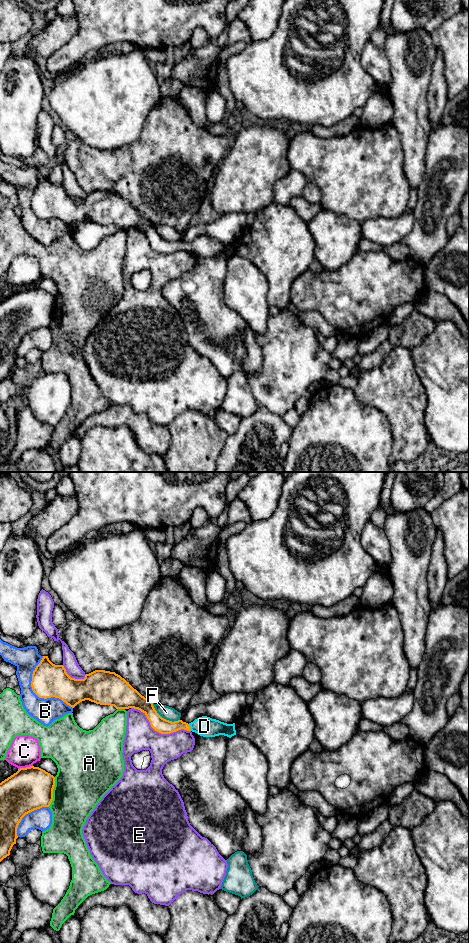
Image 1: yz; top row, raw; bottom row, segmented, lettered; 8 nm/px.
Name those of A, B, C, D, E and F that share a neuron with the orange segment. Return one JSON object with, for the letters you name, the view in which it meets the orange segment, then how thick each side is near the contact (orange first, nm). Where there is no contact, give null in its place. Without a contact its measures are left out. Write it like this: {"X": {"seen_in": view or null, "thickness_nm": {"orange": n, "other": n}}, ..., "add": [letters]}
{"D": {"seen_in": "yz", "thickness_nm": {"orange": 120, "other": 160}}, "add": ["D"]}

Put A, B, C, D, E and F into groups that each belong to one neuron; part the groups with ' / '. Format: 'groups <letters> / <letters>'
groups A / B / C / D / E / F

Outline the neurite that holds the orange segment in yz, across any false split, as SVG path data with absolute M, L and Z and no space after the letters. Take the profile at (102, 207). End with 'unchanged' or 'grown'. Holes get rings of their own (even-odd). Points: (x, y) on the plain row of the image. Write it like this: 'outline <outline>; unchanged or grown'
outline M43 176L33 191L31 207L39 218L59 218L72 228L89 220L116 229L138 229L146 235L151 247L161 254L184 249L203 257L224 255L231 258L236 255L235 243L227 244L207 236L189 244L182 240L166 240L157 233L151 221L115 192L95 190L86 194L84 199L75 199L67 194L63 185L53 184L48 176Z; grown

